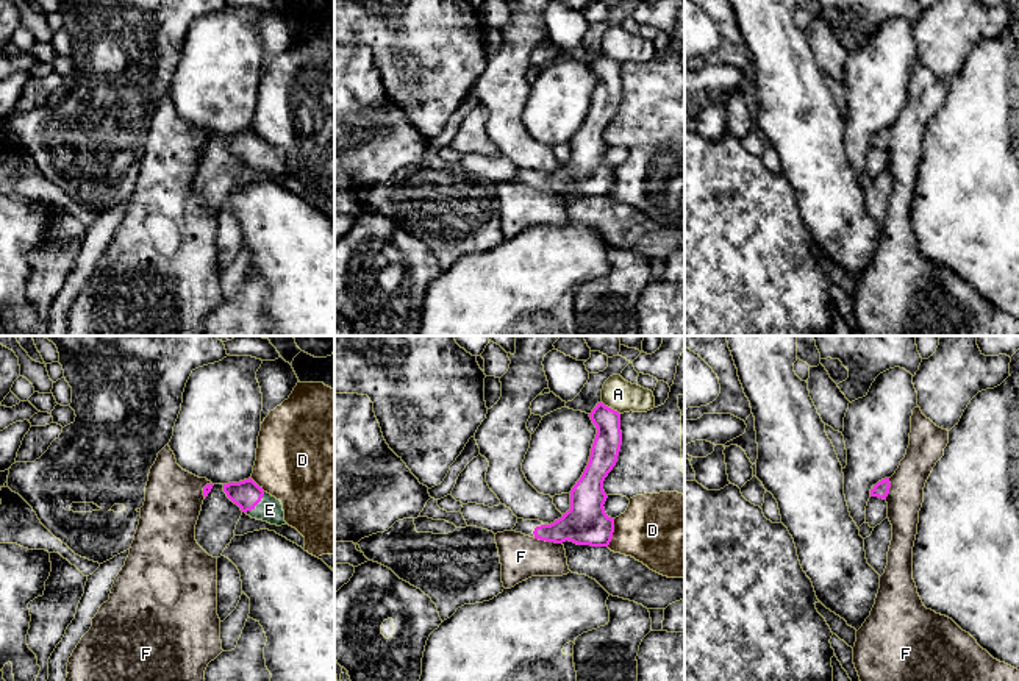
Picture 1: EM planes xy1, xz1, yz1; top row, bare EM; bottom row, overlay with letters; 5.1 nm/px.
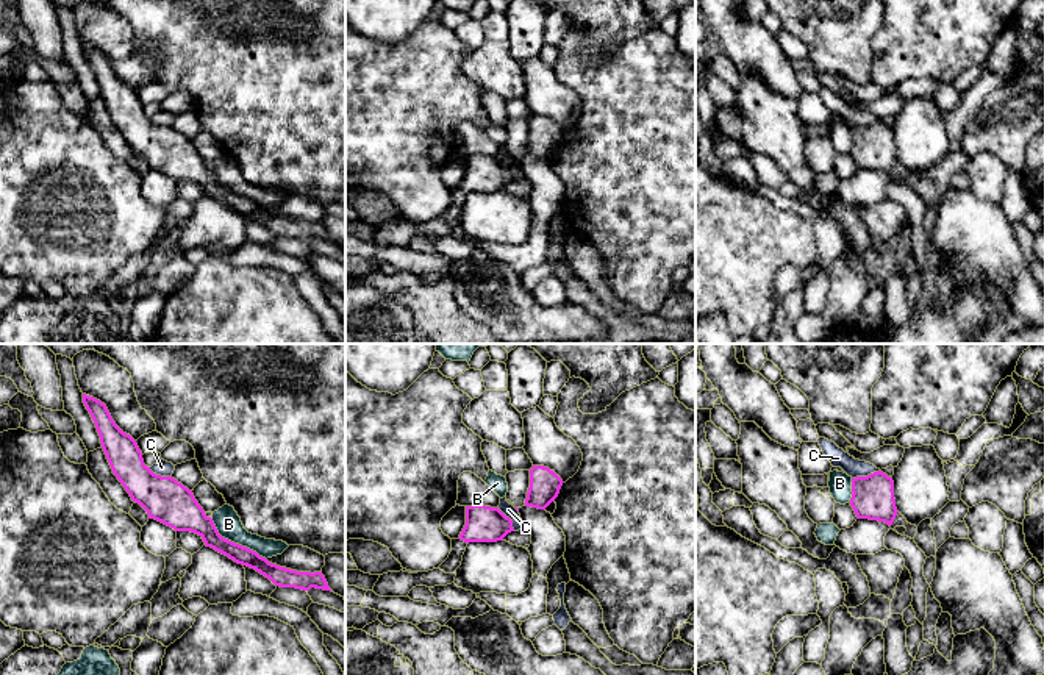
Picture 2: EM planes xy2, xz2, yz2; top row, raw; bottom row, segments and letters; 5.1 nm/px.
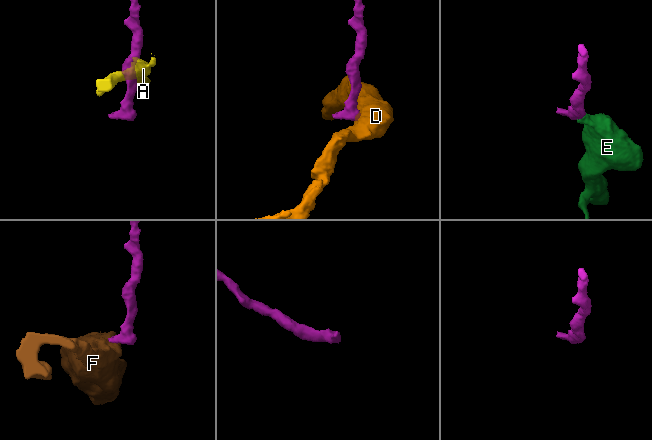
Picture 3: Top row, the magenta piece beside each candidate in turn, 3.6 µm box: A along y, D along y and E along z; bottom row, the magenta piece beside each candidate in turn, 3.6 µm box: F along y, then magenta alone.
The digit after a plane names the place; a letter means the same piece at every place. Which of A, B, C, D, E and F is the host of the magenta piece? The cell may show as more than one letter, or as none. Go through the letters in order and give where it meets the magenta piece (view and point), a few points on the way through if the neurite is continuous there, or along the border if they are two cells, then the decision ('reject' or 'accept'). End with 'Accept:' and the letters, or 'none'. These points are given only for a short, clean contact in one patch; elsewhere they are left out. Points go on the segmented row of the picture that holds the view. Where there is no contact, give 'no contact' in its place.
A: meets magenta in xz1 at (610, 408); reject
B: meets magenta in xy2 at (233, 542); reject
C: meets magenta in yz2 at (865, 477); border along yz2 (879, 469), (852, 478); reject
D: meets magenta in xz1 at (613, 531); border along xz1 (614, 519), (613, 538), (607, 545); reject
E: meets magenta in xy1 at (257, 503); runs through xy1 (246, 494), (257, 503), (269, 509); accept
F: meets magenta in xz1 at (547, 541); border along xz1 (533, 538), (561, 544); reject
Accept: E

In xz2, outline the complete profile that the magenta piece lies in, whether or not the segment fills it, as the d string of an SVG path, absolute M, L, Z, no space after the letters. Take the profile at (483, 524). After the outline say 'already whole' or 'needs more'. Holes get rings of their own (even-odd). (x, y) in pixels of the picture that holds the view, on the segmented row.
M484 505L466 506L466 525L458 539L464 542L497 542L514 531L513 520L499 508Z | already whole

